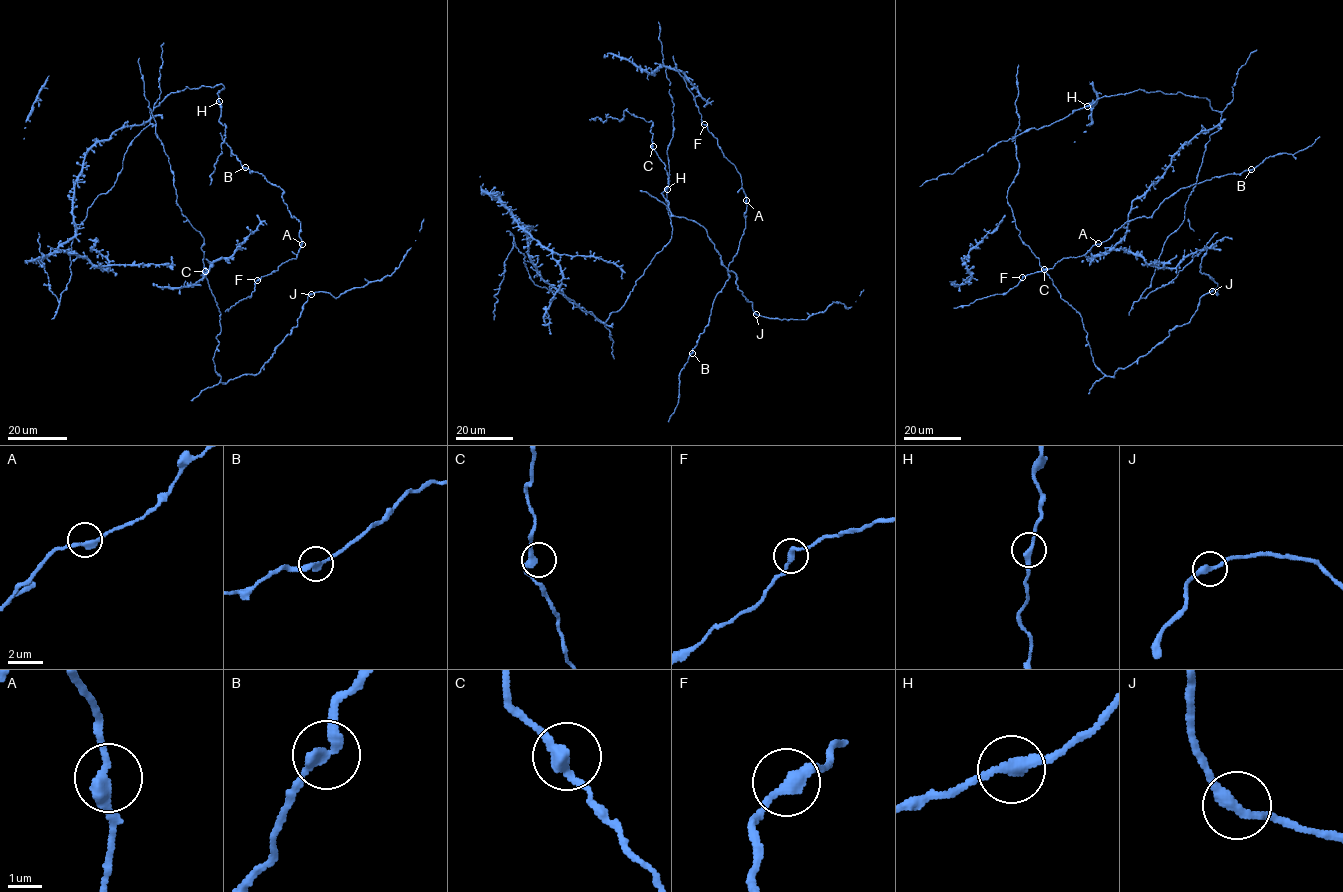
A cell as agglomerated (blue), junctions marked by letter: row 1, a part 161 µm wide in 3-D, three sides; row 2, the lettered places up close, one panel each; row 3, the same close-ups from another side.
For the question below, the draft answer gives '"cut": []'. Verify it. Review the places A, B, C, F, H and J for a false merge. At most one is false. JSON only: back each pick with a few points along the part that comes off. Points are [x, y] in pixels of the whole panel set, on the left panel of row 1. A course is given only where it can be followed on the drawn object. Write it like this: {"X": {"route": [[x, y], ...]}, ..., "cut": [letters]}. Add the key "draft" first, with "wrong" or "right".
{"draft": "wrong", "cut": ["J"]}

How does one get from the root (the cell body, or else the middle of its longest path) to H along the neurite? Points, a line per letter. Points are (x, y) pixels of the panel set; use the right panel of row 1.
H: (997, 142), (1013, 139), (1032, 128), (1050, 125), (1087, 106)

